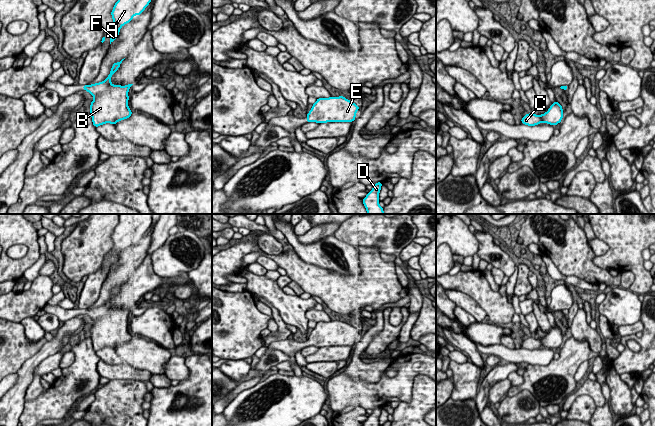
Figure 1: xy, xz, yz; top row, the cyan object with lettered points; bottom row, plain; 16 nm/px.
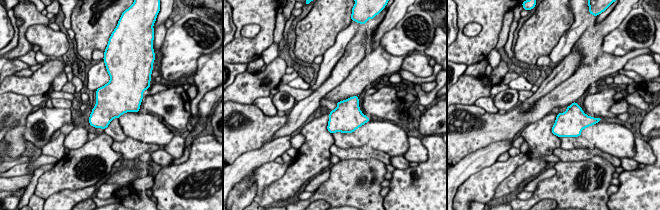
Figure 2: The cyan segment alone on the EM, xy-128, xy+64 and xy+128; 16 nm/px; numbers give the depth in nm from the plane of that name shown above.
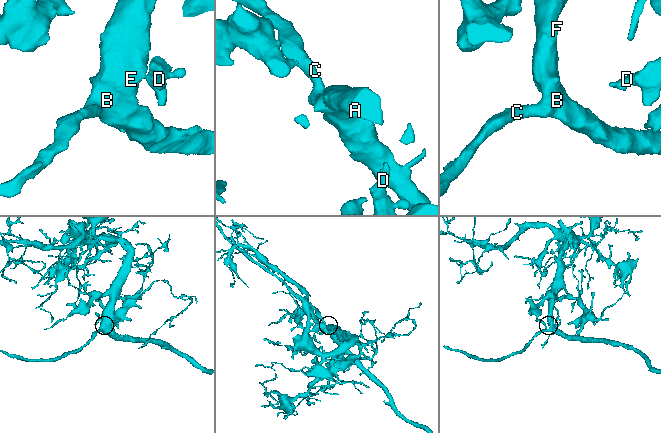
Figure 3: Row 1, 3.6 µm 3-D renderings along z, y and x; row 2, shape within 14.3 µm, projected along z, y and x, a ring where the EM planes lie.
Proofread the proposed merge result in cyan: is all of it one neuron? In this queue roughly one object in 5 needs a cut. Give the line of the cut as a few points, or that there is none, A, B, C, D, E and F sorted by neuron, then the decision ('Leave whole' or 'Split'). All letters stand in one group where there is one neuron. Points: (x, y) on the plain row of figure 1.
No split. Groups: A B C D E F. Leave whole

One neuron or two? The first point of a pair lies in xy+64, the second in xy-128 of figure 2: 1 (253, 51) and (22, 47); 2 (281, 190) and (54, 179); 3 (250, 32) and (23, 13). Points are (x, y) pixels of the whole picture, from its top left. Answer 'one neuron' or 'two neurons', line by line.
1: one neuron
2: one neuron
3: two neurons

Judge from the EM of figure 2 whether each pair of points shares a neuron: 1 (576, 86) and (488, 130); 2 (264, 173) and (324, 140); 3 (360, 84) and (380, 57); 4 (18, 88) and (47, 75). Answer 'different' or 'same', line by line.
1: same
2: different
3: same
4: same

